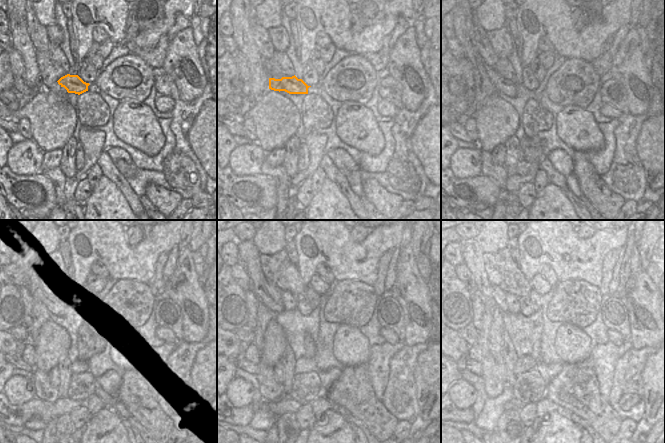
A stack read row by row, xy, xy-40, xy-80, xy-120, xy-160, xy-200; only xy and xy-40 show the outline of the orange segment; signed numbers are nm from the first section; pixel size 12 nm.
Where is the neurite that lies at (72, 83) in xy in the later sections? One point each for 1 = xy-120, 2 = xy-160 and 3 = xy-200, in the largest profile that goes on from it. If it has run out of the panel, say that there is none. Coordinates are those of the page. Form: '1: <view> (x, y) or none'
1: xy-120 (53, 306)
2: xy-160 (249, 256)
3: xy-200 (471, 252)

